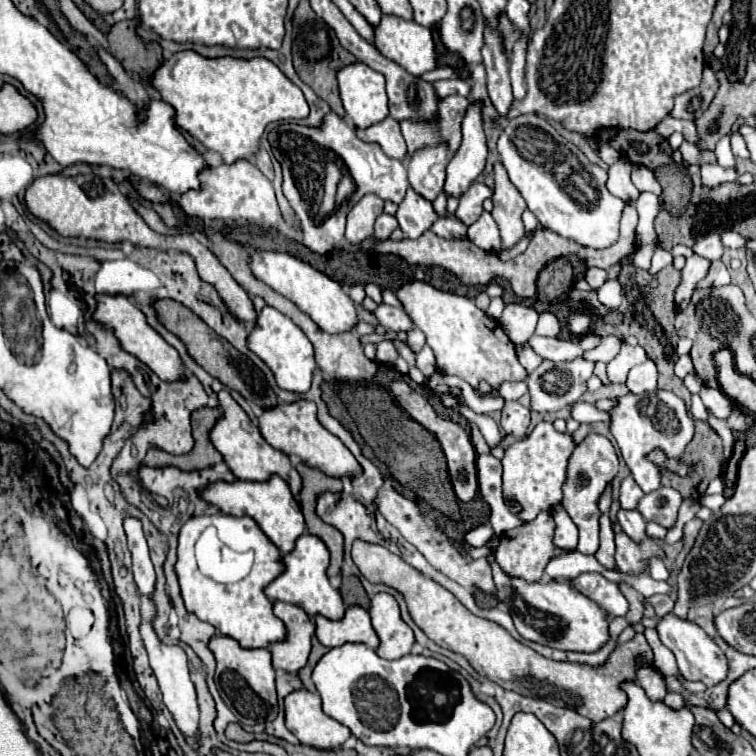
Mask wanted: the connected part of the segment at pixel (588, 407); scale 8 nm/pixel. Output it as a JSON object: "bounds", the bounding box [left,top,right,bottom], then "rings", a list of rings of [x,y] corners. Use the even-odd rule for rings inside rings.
{"bounds":[571,403,607,423],"rings":[[[577,403],[577,407],[571,407],[571,417],[579,423],[593,423],[593,421],[607,423],[607,411],[595,409],[595,405],[591,403]]]}

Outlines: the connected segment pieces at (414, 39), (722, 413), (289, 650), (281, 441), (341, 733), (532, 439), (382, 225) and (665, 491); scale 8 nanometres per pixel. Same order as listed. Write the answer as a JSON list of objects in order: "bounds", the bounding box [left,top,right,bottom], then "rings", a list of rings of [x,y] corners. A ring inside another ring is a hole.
[{"bounds":[373,15,435,77],"rings":[[[383,15],[381,23],[373,29],[373,33],[375,33],[375,47],[379,49],[379,53],[401,65],[407,73],[419,77],[421,73],[435,69],[435,43],[427,27],[415,21],[405,21],[395,15]]]},{"bounds":[699,385,733,417],"rings":[[[703,385],[703,389],[701,389],[699,395],[701,395],[705,407],[711,409],[717,417],[729,417],[731,409],[733,409],[733,403],[721,393],[721,389],[713,389],[713,387]]]},{"bounds":[267,601,315,673],"rings":[[[283,601],[273,603],[273,613],[283,621],[287,631],[283,641],[271,643],[267,647],[273,657],[273,669],[297,673],[307,663],[311,651],[311,637],[315,633],[315,623],[303,609]]]},{"bounds":[257,401,359,477],"rings":[[[313,401],[279,403],[271,409],[265,409],[263,415],[257,417],[257,425],[259,425],[263,439],[271,447],[275,447],[287,455],[297,455],[309,467],[321,469],[323,473],[327,473],[331,477],[349,477],[349,475],[359,473],[359,463],[355,461],[351,451],[339,441],[339,437],[327,433],[327,429],[323,429],[323,425],[319,425],[317,417],[315,417]]]},{"bounds":[285,689,351,749],"rings":[[[307,689],[285,697],[285,725],[303,745],[315,749],[339,749],[351,735],[343,723],[321,711],[321,697]]]},{"bounds":[501,423,575,523],"rings":[[[537,423],[521,441],[509,445],[501,459],[503,465],[503,499],[513,499],[521,509],[517,513],[523,523],[533,521],[541,511],[555,515],[555,505],[563,501],[563,485],[567,479],[567,463],[575,449],[571,433],[557,431],[551,423]]]},{"bounds":[375,213,399,239],"rings":[[[381,213],[381,215],[377,217],[377,221],[375,221],[375,237],[377,237],[377,239],[387,239],[397,225],[399,225],[399,223],[395,221],[393,215]]]},{"bounds":[637,487,683,529],"rings":[[[659,487],[653,493],[647,493],[639,505],[637,511],[647,519],[647,521],[655,521],[667,529],[671,529],[677,521],[677,511],[683,503],[683,497],[671,489],[671,487]]]}]

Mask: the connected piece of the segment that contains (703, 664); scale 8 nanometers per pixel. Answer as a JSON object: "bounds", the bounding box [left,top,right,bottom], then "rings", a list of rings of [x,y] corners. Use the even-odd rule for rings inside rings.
{"bounds":[657,613,727,687],"rings":[[[667,613],[663,615],[659,621],[657,621],[657,633],[661,637],[661,643],[673,651],[675,659],[677,659],[677,667],[679,667],[679,673],[689,679],[689,681],[701,681],[705,683],[707,687],[713,687],[715,683],[719,683],[721,679],[725,679],[727,675],[727,659],[721,651],[719,645],[713,643],[713,639],[693,621],[689,619],[681,619],[673,613]]]}

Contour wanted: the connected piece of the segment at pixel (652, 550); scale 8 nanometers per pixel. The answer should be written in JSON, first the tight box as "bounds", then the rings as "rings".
{"bounds":[615,533,663,573],"rings":[[[615,533],[615,545],[615,563],[625,573],[641,573],[647,569],[651,557],[663,557],[663,551],[651,539],[643,541],[643,545],[635,545],[625,533]]]}

